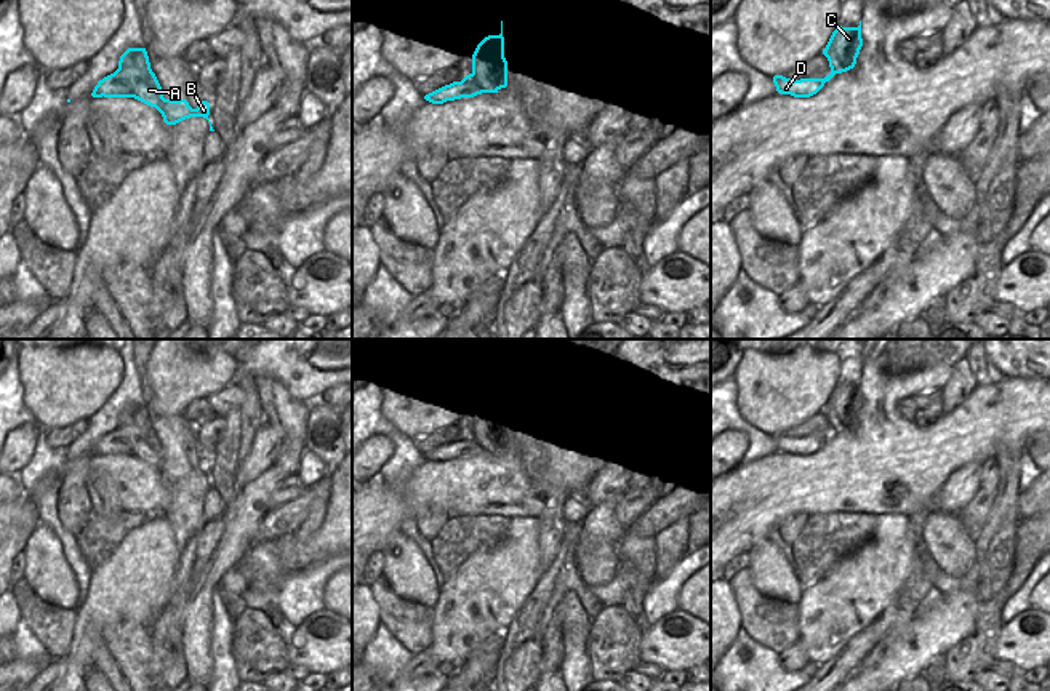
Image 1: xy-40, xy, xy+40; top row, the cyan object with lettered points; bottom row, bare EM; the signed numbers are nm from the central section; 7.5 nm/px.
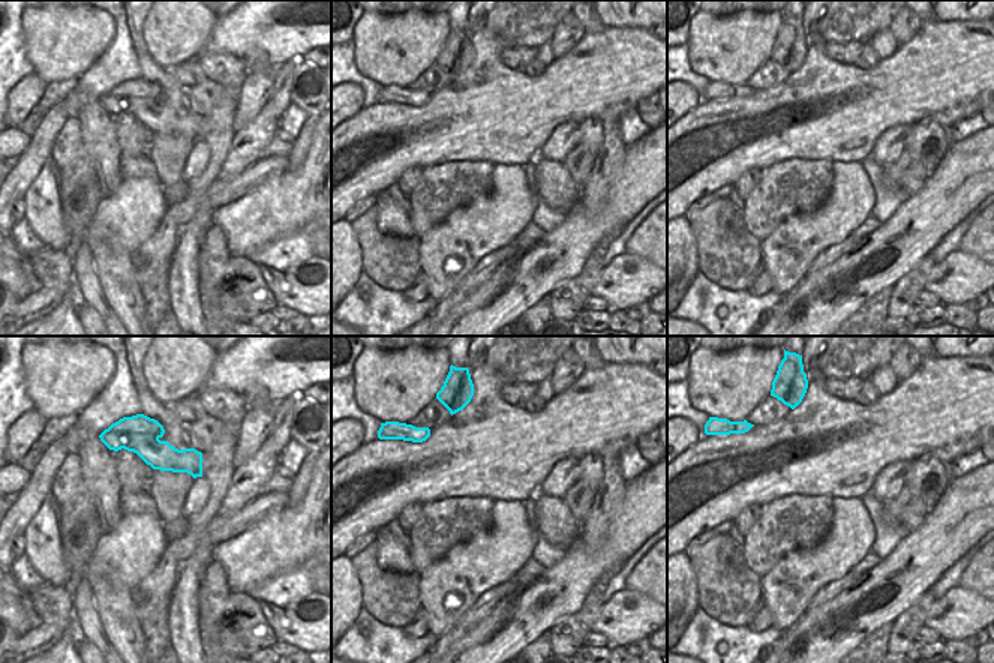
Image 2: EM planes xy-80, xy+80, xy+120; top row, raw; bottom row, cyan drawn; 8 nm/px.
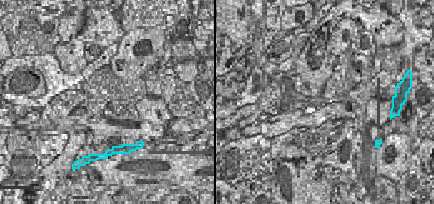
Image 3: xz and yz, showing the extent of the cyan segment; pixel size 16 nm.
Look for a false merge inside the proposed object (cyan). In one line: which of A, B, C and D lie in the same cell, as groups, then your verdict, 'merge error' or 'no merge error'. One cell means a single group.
A B C / D | merge error

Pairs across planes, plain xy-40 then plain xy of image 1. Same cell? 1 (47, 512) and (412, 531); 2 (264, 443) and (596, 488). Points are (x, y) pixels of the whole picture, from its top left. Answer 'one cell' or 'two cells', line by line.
1: one cell
2: one cell

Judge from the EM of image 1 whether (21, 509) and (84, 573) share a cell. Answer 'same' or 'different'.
different

